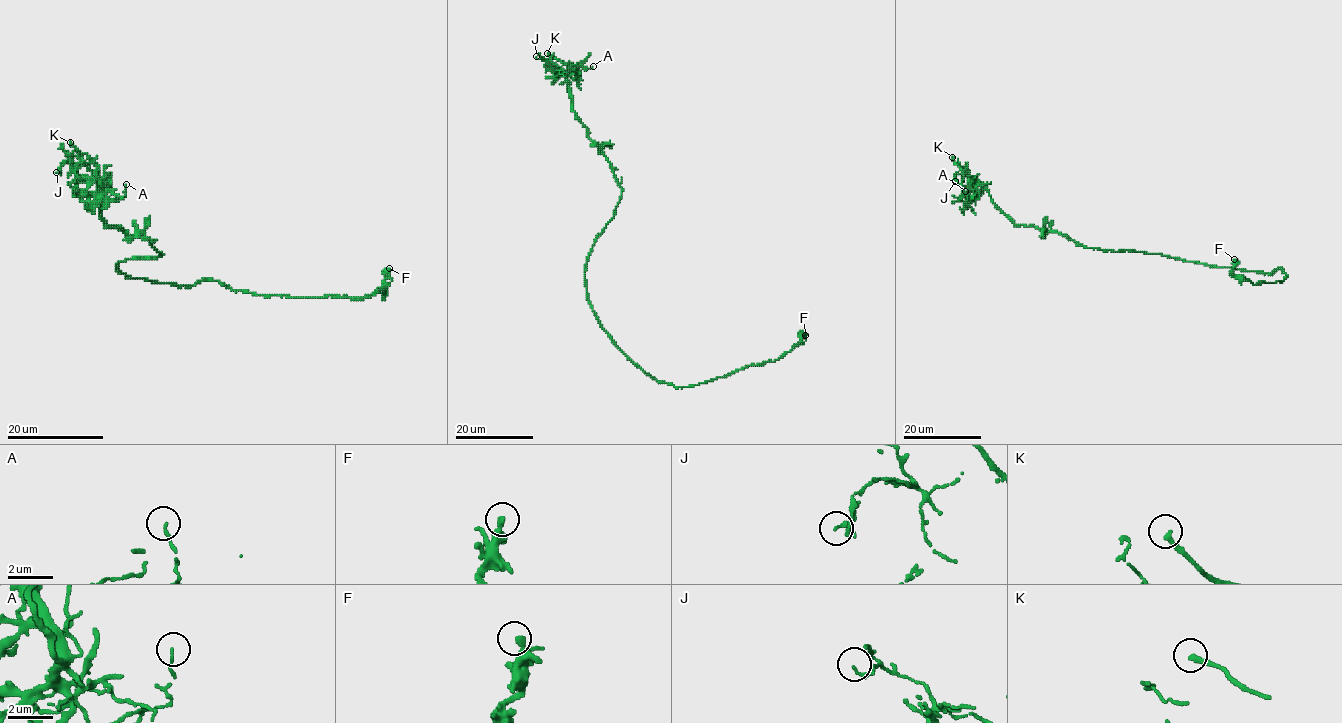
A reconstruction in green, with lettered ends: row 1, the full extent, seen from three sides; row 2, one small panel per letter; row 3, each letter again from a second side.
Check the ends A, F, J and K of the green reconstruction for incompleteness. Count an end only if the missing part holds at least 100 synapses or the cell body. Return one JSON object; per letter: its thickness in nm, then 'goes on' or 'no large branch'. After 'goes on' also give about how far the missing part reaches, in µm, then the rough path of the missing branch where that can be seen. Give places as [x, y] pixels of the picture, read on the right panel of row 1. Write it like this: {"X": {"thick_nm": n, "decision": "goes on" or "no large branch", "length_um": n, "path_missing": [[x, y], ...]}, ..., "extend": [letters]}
{"A": {"thick_nm": 110, "decision": "no large branch"}, "F": {"thick_nm": 320, "decision": "no large branch"}, "J": {"thick_nm": 170, "decision": "no large branch"}, "K": {"thick_nm": 240, "decision": "goes on", "length_um": 35, "path_missing": [[952, 157], [943, 164], [939, 162], [956, 97], [953, 86]]}, "extend": ["K"]}

